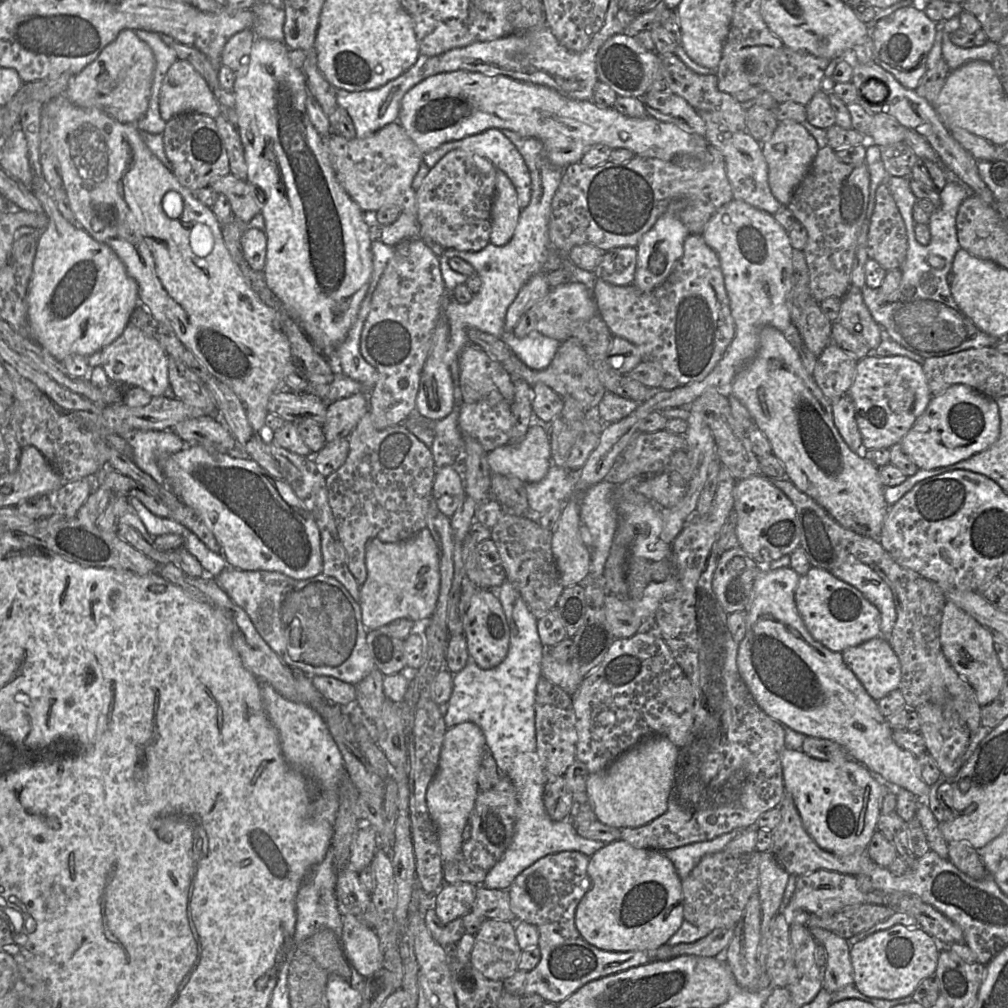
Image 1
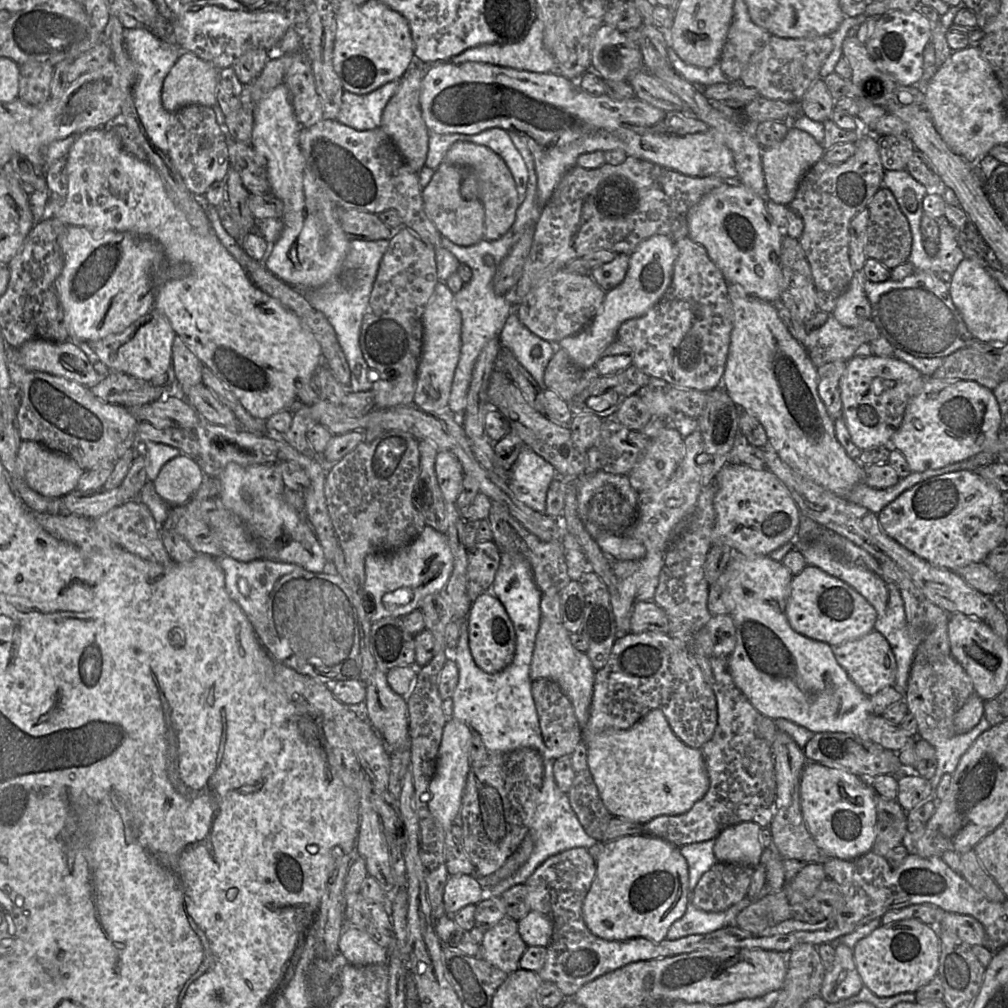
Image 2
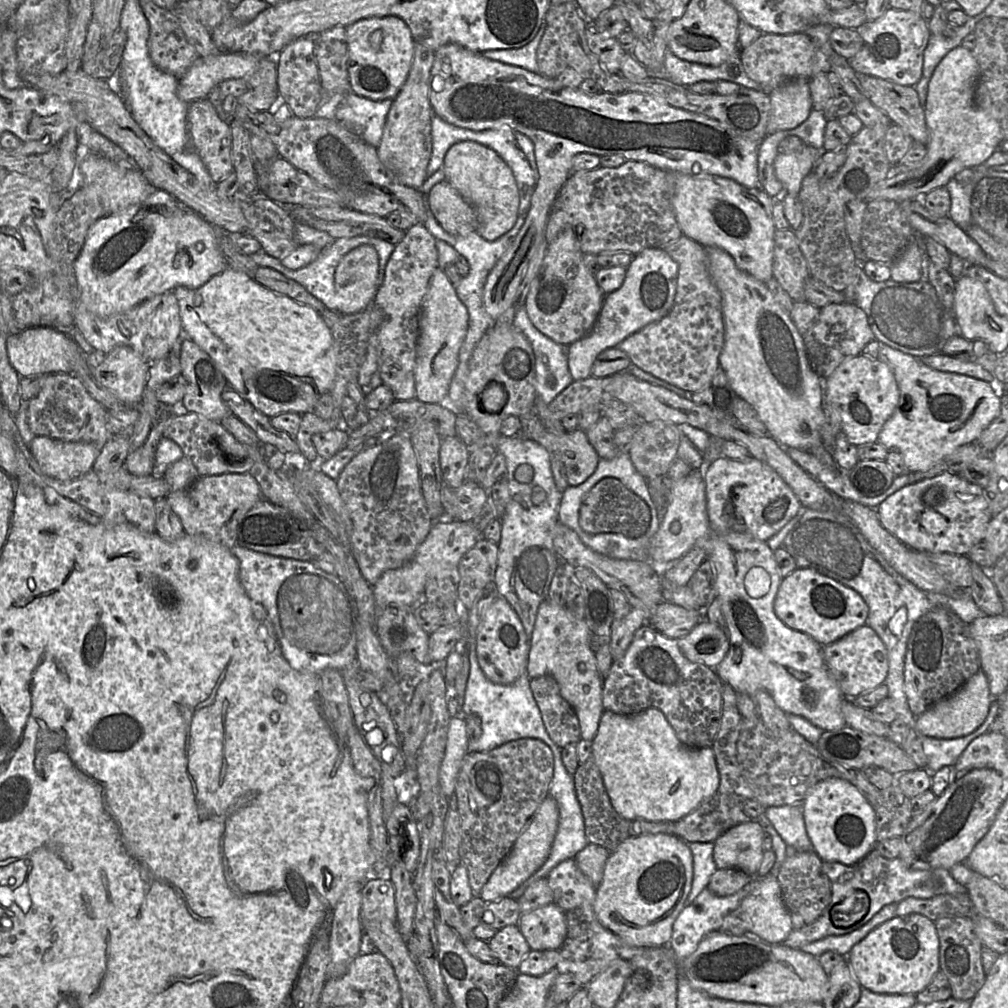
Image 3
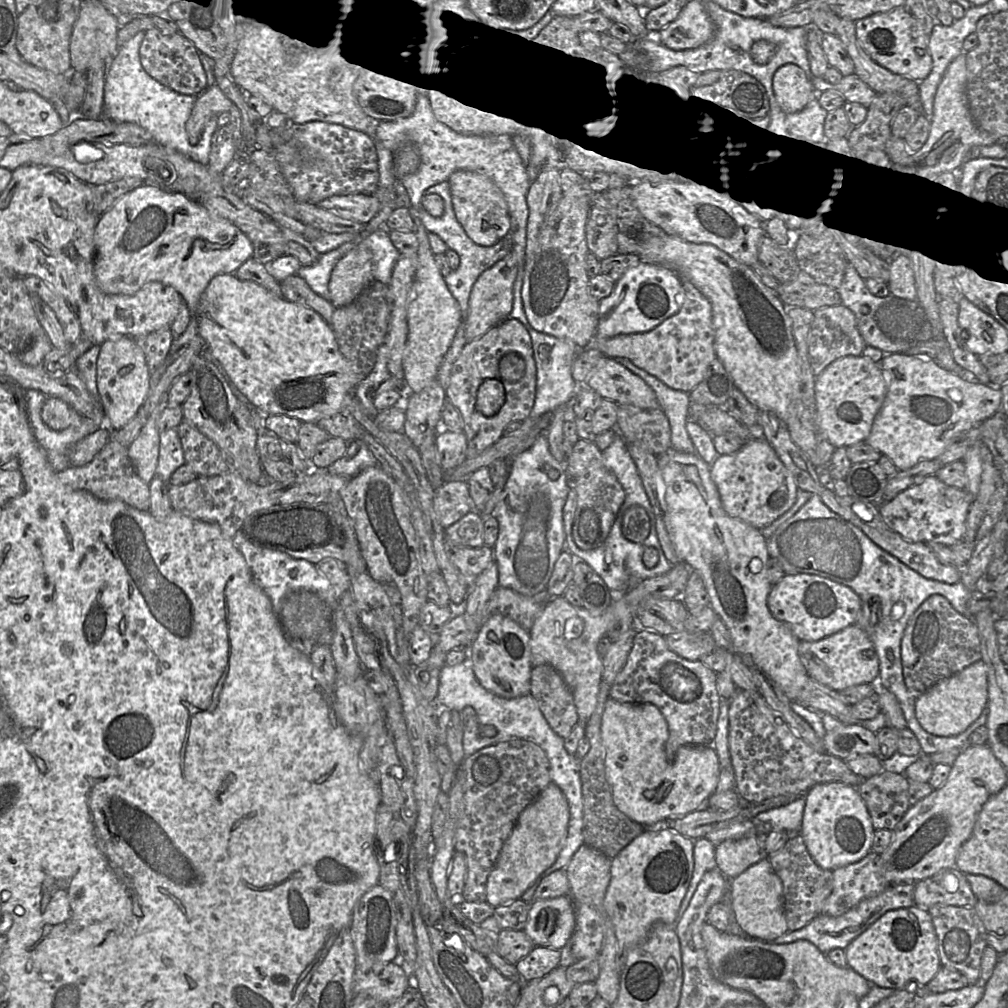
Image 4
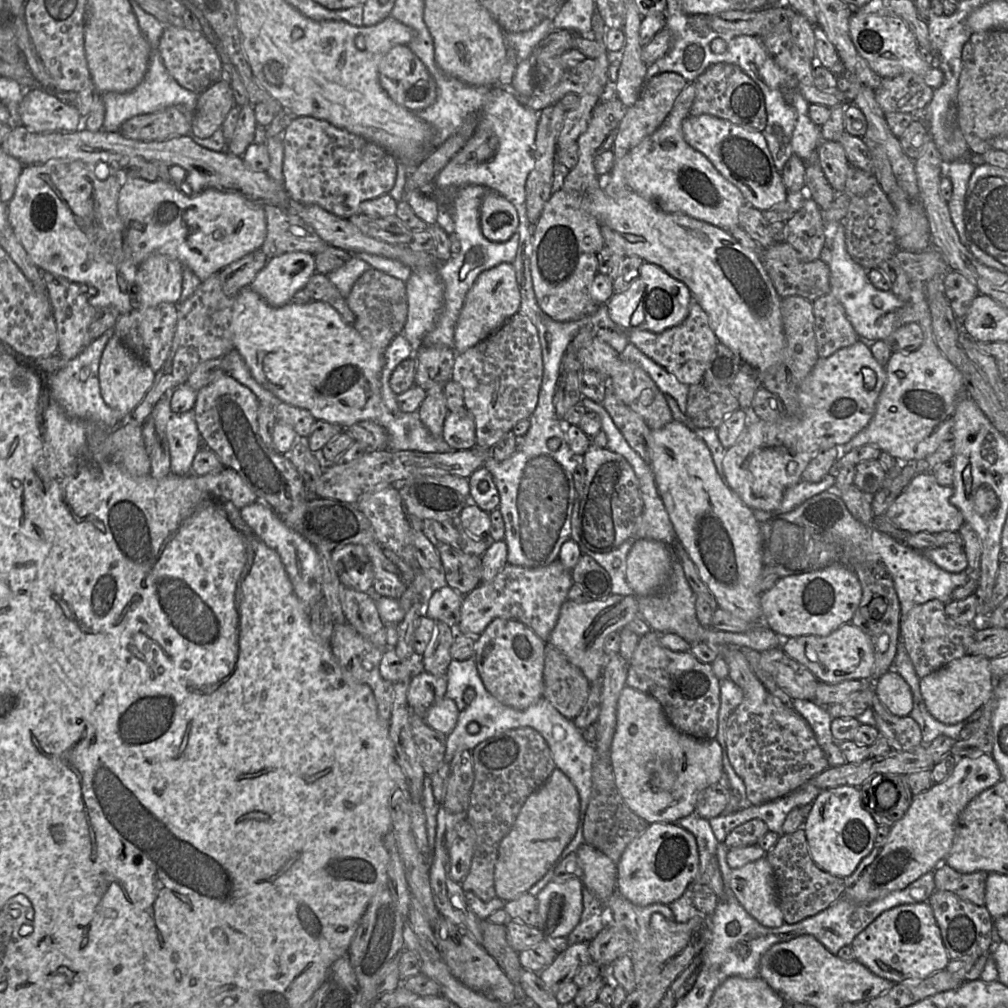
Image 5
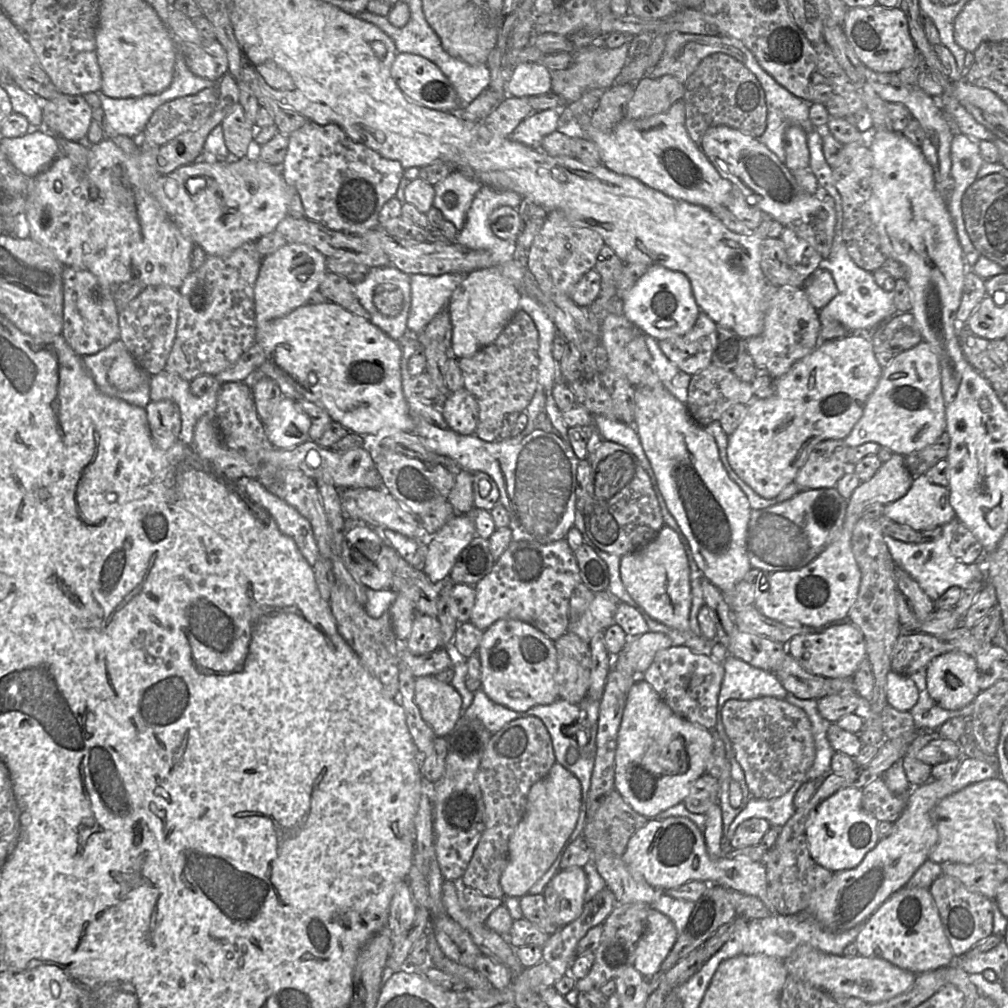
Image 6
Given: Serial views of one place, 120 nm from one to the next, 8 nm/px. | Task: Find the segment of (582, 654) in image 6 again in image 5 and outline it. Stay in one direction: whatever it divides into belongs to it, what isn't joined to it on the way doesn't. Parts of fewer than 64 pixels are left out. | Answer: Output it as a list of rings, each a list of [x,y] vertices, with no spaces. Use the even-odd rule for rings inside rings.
[[[546,644],[543,698],[566,719],[574,720],[585,705],[590,683],[555,646]]]

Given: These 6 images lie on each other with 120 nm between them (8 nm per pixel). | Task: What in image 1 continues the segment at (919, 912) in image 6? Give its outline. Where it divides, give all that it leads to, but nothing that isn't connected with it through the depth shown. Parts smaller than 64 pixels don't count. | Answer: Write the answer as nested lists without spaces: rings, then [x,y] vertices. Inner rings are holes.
[[[898,924],[886,930],[877,931],[851,945],[850,959],[853,967],[853,986],[865,996],[878,999],[896,1000],[911,996],[922,980],[935,975],[941,947],[945,948],[946,946],[940,945],[919,926],[906,927]]]

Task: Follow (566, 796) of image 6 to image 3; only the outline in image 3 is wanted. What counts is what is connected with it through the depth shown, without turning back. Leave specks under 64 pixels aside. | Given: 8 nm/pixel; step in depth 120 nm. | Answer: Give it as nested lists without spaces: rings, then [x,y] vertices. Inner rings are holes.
[[[548,795],[543,800],[526,828],[517,838],[508,855],[492,872],[491,876],[483,886],[479,897],[485,902],[491,902],[503,897],[508,897],[508,895],[521,883],[535,873],[545,863],[550,854],[558,829],[558,823],[558,804],[554,798]]]

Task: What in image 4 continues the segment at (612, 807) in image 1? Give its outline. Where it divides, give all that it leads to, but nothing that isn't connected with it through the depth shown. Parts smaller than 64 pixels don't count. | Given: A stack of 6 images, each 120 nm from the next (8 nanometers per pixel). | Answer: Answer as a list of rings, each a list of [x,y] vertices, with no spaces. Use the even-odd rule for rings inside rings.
[[[606,701],[601,722],[606,778],[616,807],[644,826],[696,811],[718,783],[720,764],[712,745],[683,745],[667,756],[668,738],[667,721],[655,705]]]

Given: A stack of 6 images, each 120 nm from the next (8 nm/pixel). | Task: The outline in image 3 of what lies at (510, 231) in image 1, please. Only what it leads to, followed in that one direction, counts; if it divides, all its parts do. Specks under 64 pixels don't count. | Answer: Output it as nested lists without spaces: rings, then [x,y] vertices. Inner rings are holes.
[[[473,141],[458,142],[447,151],[443,171],[446,180],[477,213],[477,233],[486,241],[495,241],[515,224],[519,214],[519,190],[505,161],[492,149]]]

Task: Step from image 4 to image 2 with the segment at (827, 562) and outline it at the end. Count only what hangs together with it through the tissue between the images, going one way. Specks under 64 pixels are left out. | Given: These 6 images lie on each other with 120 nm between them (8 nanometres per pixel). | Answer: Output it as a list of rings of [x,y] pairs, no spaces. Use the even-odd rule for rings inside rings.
[[[817,526],[812,531],[813,539],[807,542],[798,542],[797,533],[796,539],[792,541],[795,548],[802,553],[807,565],[816,566],[844,581],[874,607],[877,612],[874,629],[886,638],[896,661],[897,670],[893,686],[905,696],[909,672],[916,652],[916,640],[910,635],[910,627],[907,624],[903,599],[898,587],[883,573],[878,560],[861,547],[823,526]],[[983,716],[979,723],[968,732],[956,734],[943,744],[937,744],[934,747],[937,757],[937,767],[934,776],[930,779],[933,792],[932,798],[935,798],[935,790],[942,776],[946,773],[953,774],[963,754],[978,736],[990,727],[991,725]]]

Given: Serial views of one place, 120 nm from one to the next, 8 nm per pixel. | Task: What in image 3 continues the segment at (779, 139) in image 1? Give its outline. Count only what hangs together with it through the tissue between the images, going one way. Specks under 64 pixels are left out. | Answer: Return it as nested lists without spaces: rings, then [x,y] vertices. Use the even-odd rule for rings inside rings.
[[[804,144],[800,151],[790,154],[779,153],[773,166],[784,193],[798,196],[803,179],[813,171],[822,155],[822,149]]]

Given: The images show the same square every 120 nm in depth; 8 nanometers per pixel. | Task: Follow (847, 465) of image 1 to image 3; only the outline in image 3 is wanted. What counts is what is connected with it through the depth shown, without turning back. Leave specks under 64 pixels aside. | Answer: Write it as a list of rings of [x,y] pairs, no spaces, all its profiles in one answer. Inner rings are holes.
[[[718,247],[706,249],[710,275],[722,301],[724,344],[719,355],[719,364],[725,371],[731,387],[737,396],[753,406],[765,424],[768,434],[782,446],[812,451],[814,447],[823,445],[823,379],[811,367],[803,337],[790,314],[774,299],[766,283],[740,270],[729,253]]]

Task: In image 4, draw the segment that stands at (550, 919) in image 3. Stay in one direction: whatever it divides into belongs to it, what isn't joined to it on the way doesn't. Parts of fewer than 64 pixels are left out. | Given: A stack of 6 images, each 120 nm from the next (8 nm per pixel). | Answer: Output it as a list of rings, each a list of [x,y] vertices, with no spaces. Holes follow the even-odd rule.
[[[568,896],[533,900],[523,931],[535,946],[561,950],[575,929],[575,905]]]

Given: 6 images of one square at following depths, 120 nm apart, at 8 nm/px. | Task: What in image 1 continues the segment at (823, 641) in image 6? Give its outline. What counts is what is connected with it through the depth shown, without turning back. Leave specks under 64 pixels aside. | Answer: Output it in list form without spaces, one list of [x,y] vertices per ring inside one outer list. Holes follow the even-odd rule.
[[[881,635],[847,648],[841,654],[844,663],[875,701],[898,689],[900,662],[888,641]]]

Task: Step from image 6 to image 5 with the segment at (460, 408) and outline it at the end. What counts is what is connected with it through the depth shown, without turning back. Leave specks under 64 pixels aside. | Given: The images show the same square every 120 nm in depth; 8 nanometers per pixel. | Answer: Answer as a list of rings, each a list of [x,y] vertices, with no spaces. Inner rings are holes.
[[[465,407],[457,412],[448,412],[443,425],[443,439],[454,450],[468,450],[475,446],[475,420]]]

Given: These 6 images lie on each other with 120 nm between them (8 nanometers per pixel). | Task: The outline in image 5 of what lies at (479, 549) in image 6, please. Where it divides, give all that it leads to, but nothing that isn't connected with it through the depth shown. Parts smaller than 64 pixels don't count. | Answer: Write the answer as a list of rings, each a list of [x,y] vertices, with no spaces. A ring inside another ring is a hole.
[[[436,542],[436,547],[447,585],[463,596],[472,592],[481,583],[482,556],[463,553],[444,542]]]

